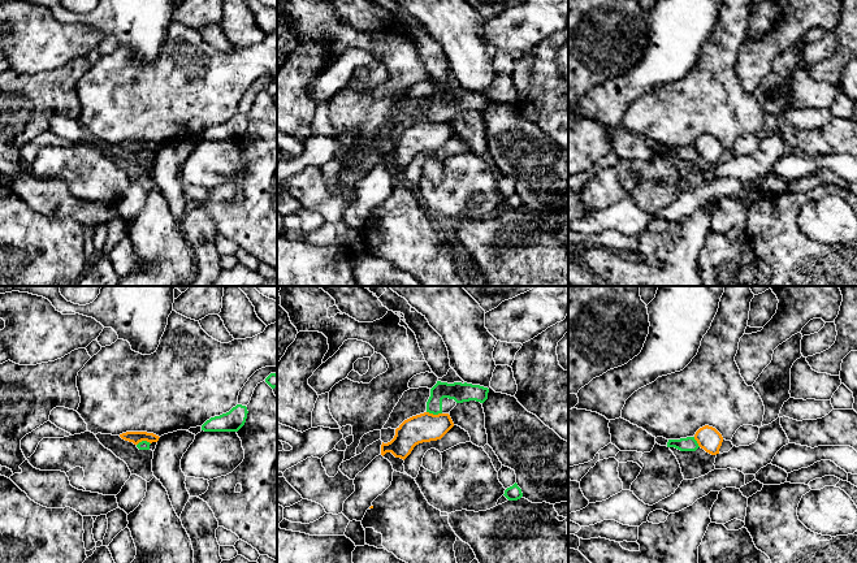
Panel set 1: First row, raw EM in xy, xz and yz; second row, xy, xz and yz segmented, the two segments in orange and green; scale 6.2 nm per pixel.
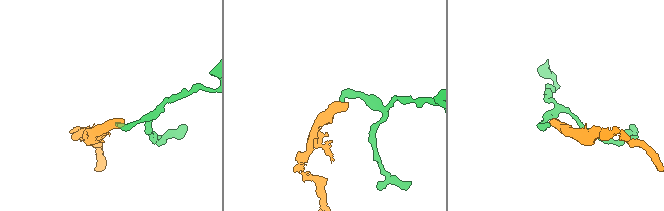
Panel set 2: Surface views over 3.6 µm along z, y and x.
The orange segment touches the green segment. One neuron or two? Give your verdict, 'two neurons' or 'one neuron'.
two neurons

